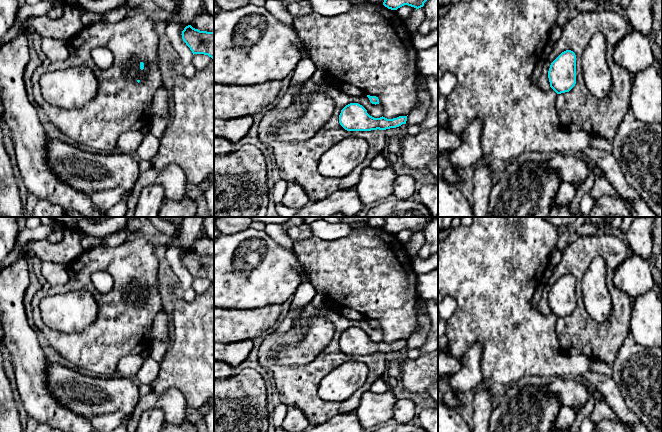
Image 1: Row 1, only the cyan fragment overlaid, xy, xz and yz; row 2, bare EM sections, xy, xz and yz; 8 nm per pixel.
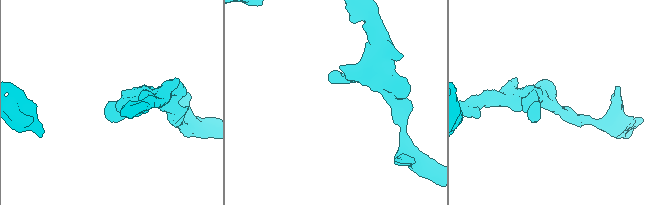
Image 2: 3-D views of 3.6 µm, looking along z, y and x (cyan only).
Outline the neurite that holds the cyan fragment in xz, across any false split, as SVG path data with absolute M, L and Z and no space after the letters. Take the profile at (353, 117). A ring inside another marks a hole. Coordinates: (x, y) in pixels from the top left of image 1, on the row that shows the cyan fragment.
M358 103L346 105L339 115L340 125L347 131L371 131L396 128L406 124L407 116L399 116L393 119L385 117L374 118Z

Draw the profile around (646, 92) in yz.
M655 65L632 79L630 108L638 121L662 125L662 75Z

